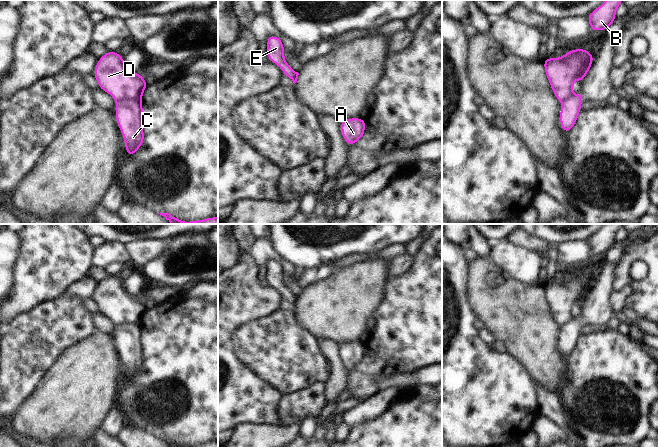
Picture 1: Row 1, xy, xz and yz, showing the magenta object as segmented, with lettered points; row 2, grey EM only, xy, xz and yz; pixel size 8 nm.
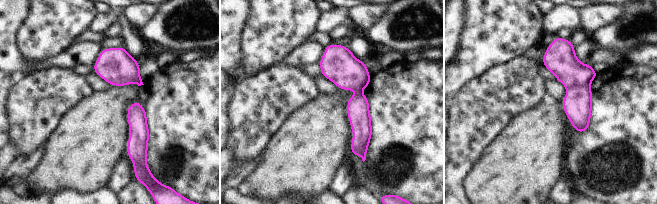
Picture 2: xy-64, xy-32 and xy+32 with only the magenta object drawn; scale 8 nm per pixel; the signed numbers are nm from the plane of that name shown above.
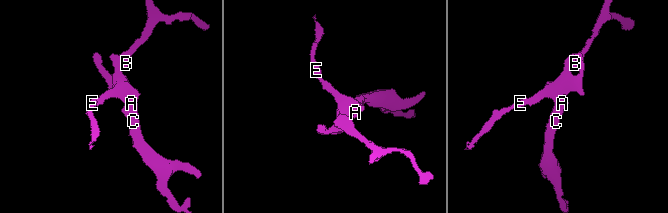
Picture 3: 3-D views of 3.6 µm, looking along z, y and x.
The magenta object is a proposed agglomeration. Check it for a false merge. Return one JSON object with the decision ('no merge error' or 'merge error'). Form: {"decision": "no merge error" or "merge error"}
{"decision": "merge error"}

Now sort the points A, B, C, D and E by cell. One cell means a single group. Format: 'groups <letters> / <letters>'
groups A C / B D E

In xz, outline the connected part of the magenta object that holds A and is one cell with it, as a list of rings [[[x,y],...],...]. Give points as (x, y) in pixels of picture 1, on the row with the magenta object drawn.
[[[349,118],[341,122],[341,134],[347,145],[354,145],[365,133],[366,121],[362,118]]]

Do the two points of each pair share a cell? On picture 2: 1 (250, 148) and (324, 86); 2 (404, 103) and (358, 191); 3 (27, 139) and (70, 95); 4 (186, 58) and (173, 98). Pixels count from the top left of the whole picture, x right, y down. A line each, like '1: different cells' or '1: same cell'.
1: different cells
2: different cells
3: same cell
4: different cells

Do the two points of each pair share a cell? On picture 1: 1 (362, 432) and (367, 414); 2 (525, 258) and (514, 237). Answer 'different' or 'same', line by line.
1: different
2: different

